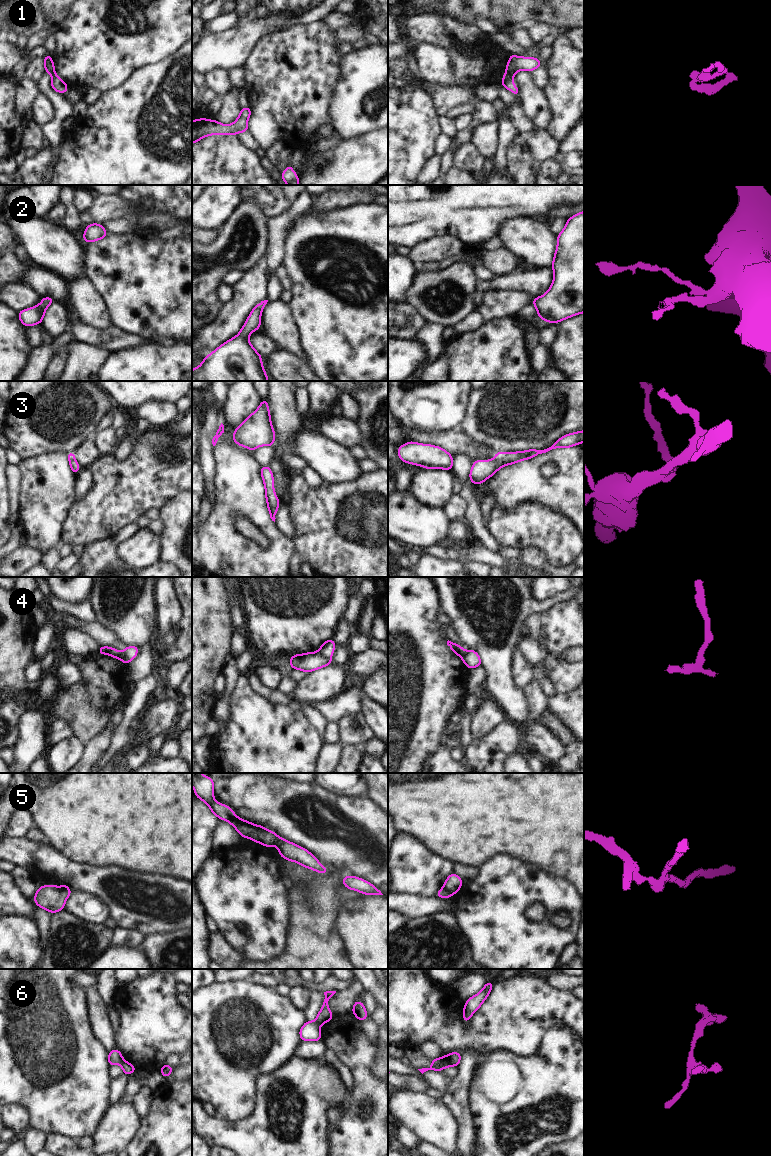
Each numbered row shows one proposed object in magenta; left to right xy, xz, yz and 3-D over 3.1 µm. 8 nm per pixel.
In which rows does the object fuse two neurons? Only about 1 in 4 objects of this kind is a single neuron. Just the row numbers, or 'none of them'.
1, 4, 5, 6.

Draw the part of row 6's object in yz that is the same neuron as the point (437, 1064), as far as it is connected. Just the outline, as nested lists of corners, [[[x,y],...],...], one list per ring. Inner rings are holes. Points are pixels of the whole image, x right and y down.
[[[441,1058],[432,1059],[431,1066],[429,1068],[418,1069],[422,1074],[428,1070],[441,1071],[445,1069],[447,1064],[445,1064]]]

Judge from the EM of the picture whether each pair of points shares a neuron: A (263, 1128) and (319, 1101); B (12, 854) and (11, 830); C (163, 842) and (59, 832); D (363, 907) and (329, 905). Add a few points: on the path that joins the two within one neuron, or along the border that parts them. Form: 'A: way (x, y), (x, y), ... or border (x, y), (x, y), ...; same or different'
A: way (282, 1142), (299, 1141), (303, 1120); same
B: border (10, 837), (24, 838); different
C: way (137, 832), (85, 832); same
D: border (343, 902), (335, 918), (335, 929); different

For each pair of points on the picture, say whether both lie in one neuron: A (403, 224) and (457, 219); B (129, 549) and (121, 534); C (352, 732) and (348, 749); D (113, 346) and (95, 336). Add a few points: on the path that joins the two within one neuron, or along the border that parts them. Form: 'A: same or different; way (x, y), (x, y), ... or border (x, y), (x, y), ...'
A: same; way (416, 219), (444, 219)
B: different; border (139, 528), (129, 537), (118, 543)
C: different; border (342, 743), (361, 745)
D: same; way (109, 342), (99, 337)

